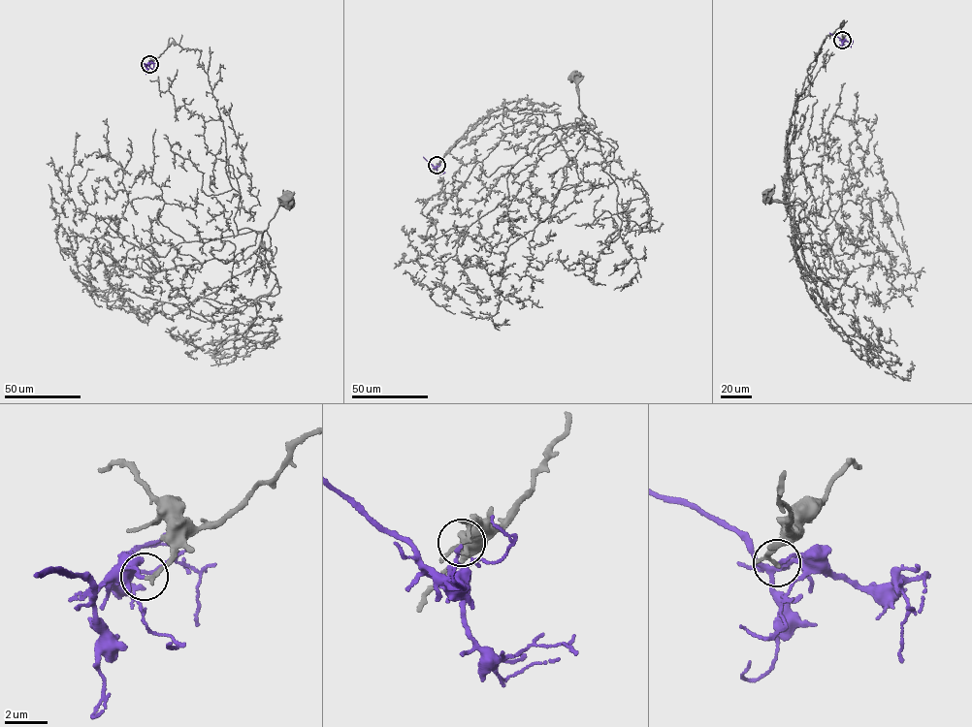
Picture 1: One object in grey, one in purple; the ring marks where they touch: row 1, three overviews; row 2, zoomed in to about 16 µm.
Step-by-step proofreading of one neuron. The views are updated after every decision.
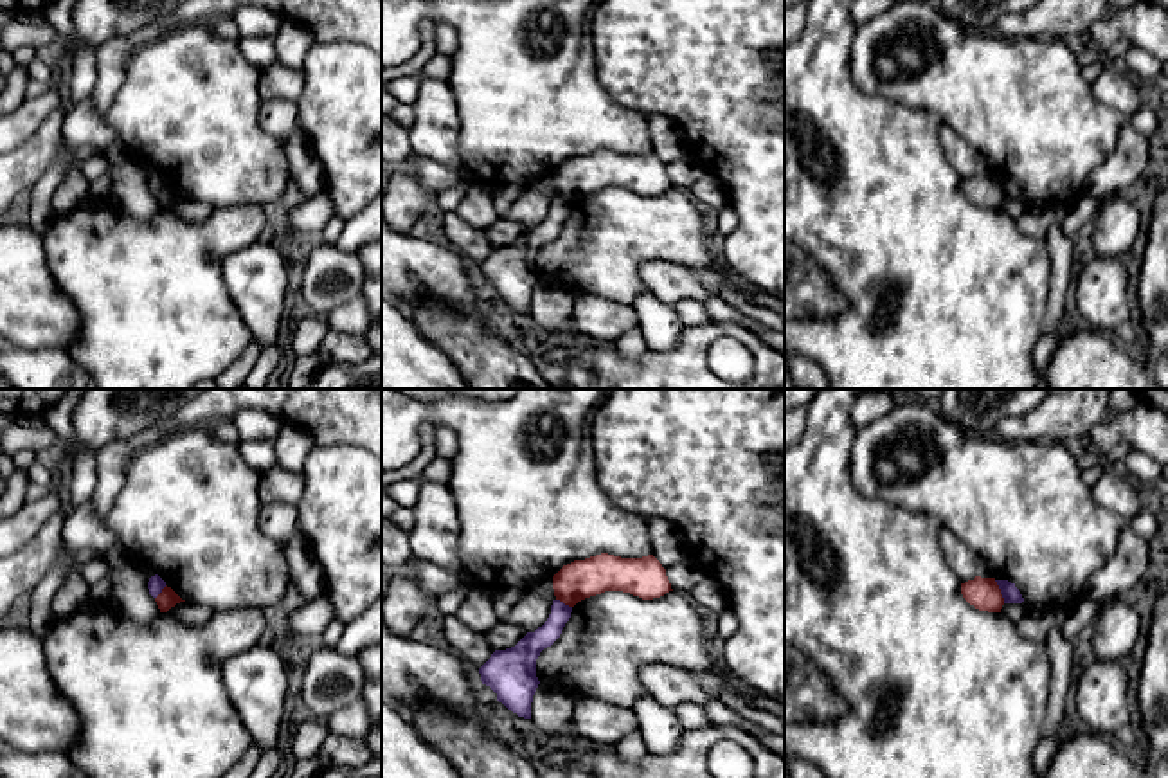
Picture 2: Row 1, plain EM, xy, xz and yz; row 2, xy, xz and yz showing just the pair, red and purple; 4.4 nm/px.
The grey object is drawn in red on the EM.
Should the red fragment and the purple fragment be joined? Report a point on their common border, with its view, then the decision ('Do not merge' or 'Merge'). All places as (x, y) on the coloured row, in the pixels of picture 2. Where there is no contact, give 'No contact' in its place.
Touches red at yz (999, 591). Do not merge

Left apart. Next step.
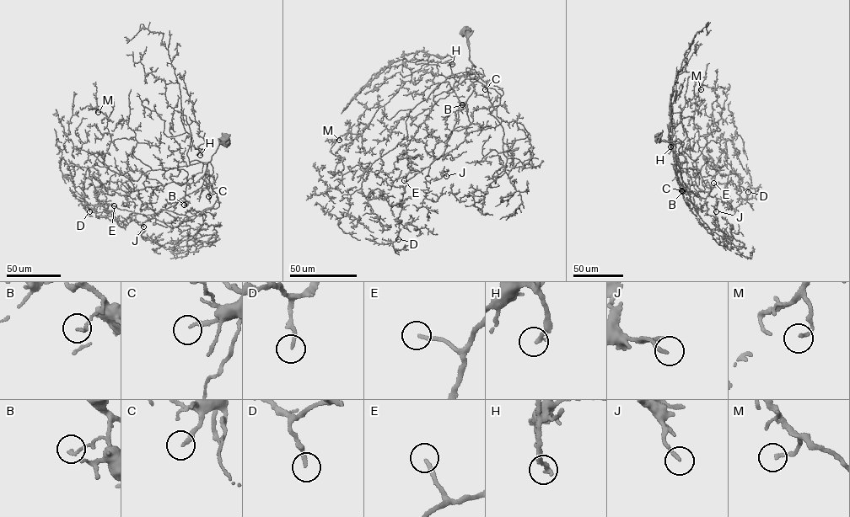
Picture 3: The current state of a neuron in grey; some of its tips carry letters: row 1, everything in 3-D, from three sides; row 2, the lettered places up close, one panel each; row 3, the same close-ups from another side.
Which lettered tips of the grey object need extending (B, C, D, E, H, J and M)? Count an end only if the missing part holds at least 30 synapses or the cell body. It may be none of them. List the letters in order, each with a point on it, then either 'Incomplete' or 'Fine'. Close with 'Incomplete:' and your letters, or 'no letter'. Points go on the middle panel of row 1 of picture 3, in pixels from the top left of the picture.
B: Place: (462, 104). Fine
C: Place: (485, 89). Fine
D: Place: (398, 239). Incomplete
E: Place: (404, 180). Incomplete
H: Place: (452, 64). Incomplete
J: Place: (446, 176). Fine
M: Place: (339, 140). Fine
Incomplete: D, E, H

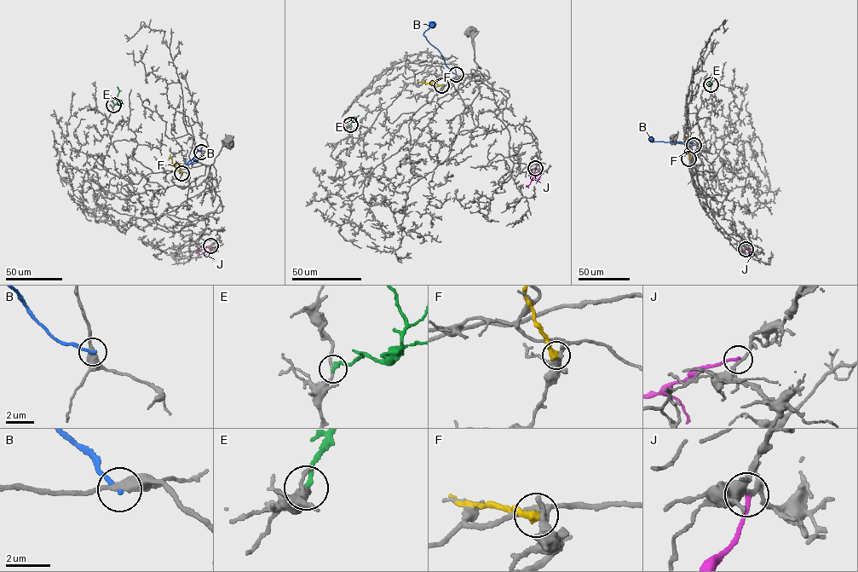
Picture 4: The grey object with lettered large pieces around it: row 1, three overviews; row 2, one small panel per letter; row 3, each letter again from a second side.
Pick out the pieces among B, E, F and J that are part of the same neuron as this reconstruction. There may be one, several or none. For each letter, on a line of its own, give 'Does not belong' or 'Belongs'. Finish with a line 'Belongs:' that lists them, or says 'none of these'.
B: Does not belong
E: Does not belong
F: Does not belong
J: Does not belong
Belongs: none of these

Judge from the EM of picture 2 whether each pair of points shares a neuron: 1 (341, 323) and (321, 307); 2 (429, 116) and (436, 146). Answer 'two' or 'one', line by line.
1: two
2: one

